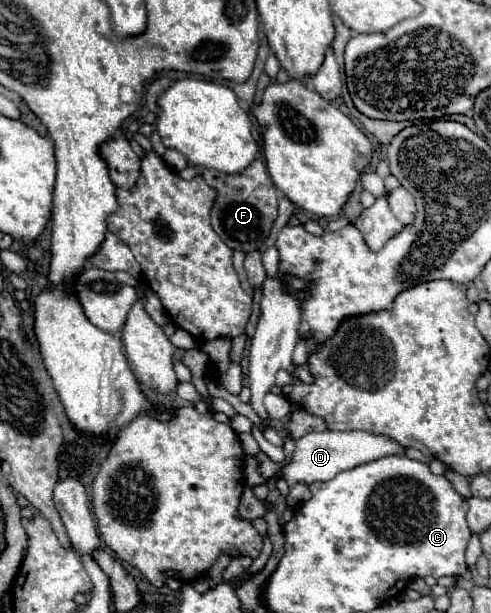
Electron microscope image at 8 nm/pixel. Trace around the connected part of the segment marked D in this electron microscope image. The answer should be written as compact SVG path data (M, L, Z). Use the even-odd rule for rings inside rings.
M325 430L325 432L309 432L303 438L297 440L293 460L289 466L283 468L283 478L289 482L289 486L301 482L301 484L313 484L317 480L331 480L337 474L351 470L355 466L361 466L365 462L391 456L391 454L403 454L405 448L393 442L391 438L385 436L375 436L371 432L363 430L351 430L351 432L335 432L335 430Z

